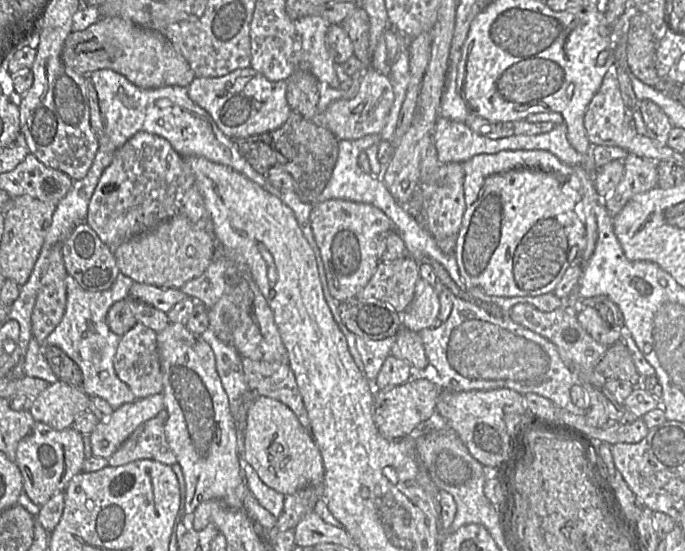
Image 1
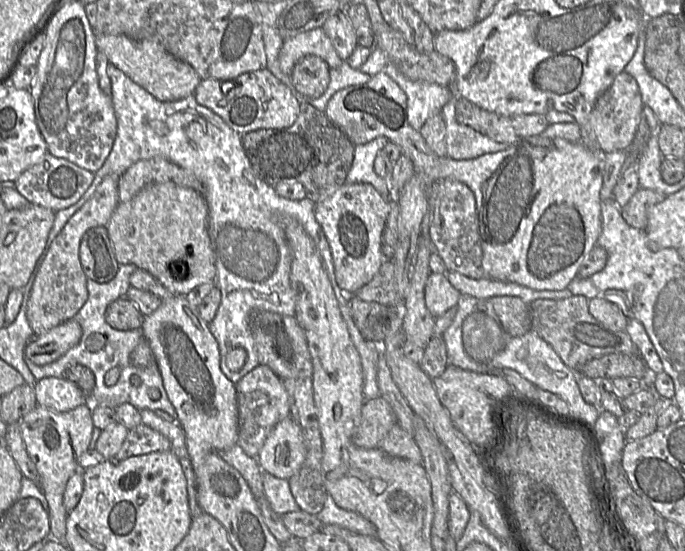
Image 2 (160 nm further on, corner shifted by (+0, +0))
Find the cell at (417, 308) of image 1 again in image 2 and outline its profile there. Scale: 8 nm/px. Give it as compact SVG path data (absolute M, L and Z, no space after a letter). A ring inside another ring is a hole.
M429 274L425 286L425 303L433 317L438 318L457 305L461 296L462 294L449 282L446 274Z

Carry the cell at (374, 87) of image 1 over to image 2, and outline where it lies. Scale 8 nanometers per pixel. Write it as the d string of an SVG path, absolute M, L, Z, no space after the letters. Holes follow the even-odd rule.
M378 73L376 75L373 75L370 80L364 84L361 85L355 85L355 86L349 86L346 88L343 88L337 92L335 92L331 98L328 101L328 104L326 106L326 109L324 110L324 113L326 114L326 116L330 119L330 121L335 124L337 127L339 127L346 135L347 137L351 140L351 142L355 145L361 145L361 144L365 144L368 143L372 140L374 140L377 137L386 137L388 140L396 143L399 148L402 151L402 154L404 154L405 156L407 156L413 163L414 168L415 168L415 172L416 175L419 176L419 178L421 179L422 183L425 185L426 188L426 196L427 196L427 187L438 181L441 179L454 179L457 181L460 181L462 183L464 183L474 194L475 196L475 201L476 201L476 212L477 212L477 219L478 219L478 231L479 231L479 236L480 236L480 242L481 242L481 247L482 247L482 251L483 251L483 259L482 259L482 266L483 269L485 270L485 272L487 273L488 277L490 279L496 280L496 281L502 281L502 282L510 282L510 283L516 283L519 284L521 286L525 286L527 288L531 288L534 290L547 290L547 291L559 291L559 290L563 290L565 288L567 288L567 286L569 285L569 283L571 281L573 281L575 279L575 277L577 276L578 270L580 265L582 264L582 262L584 261L584 259L586 258L586 256L589 254L589 252L596 246L597 244L597 240L600 236L601 233L601 199L600 199L600 190L603 184L603 174L604 174L604 169L605 169L605 162L604 162L604 157L603 157L603 153L601 150L590 150L588 149L582 142L576 142L576 143L572 143L569 142L563 138L548 138L548 137L544 137L544 136L532 136L532 137L528 137L528 138L524 138L520 141L518 141L515 144L509 145L509 147L505 150L499 151L499 152L495 152L495 153L487 153L484 155L481 155L477 158L473 158L473 159L468 159L468 160L455 160L452 159L448 156L438 156L437 154L435 154L430 147L427 145L425 139L423 138L423 136L421 135L421 133L417 130L415 130L408 122L408 117L407 117L407 96L405 94L405 92L399 87L399 85L387 74L385 73Z

